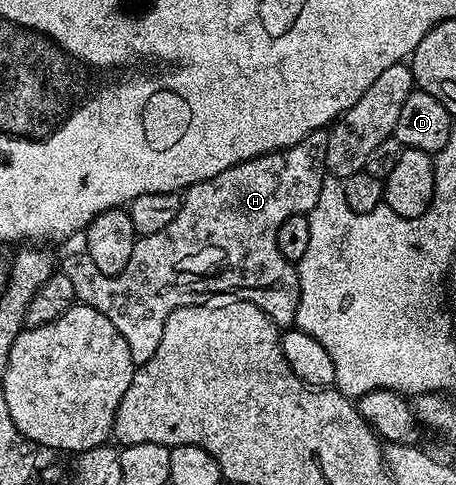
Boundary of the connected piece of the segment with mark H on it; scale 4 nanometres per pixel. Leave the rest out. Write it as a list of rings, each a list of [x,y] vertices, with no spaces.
[[[322,131],[309,133],[305,139],[292,147],[277,149],[275,153],[265,153],[251,161],[241,161],[238,165],[228,167],[228,171],[220,171],[220,175],[212,175],[200,183],[191,185],[189,189],[181,194],[178,214],[168,223],[168,227],[164,227],[164,231],[156,231],[156,235],[138,237],[132,247],[132,256],[128,259],[128,267],[124,267],[124,271],[120,271],[114,277],[98,272],[96,263],[92,263],[92,259],[85,251],[70,253],[63,261],[61,258],[60,271],[64,275],[68,275],[68,280],[72,282],[72,288],[76,290],[78,301],[96,311],[100,311],[100,315],[104,315],[104,319],[109,319],[112,327],[116,327],[116,331],[120,331],[120,335],[124,335],[124,343],[128,343],[128,347],[132,351],[135,366],[148,363],[148,359],[152,359],[152,355],[156,355],[156,347],[160,347],[160,335],[164,335],[164,323],[168,319],[168,315],[172,315],[172,311],[176,311],[185,305],[199,304],[200,299],[213,298],[210,297],[213,293],[233,295],[237,300],[247,301],[256,307],[260,307],[260,311],[267,313],[276,326],[293,326],[296,319],[296,307],[300,303],[298,271],[295,262],[286,261],[284,255],[280,255],[280,251],[276,247],[276,231],[280,231],[280,223],[284,223],[284,219],[288,219],[297,213],[309,214],[310,209],[316,207],[316,199],[320,199],[320,187],[326,176],[328,176],[326,171],[326,133]]]

